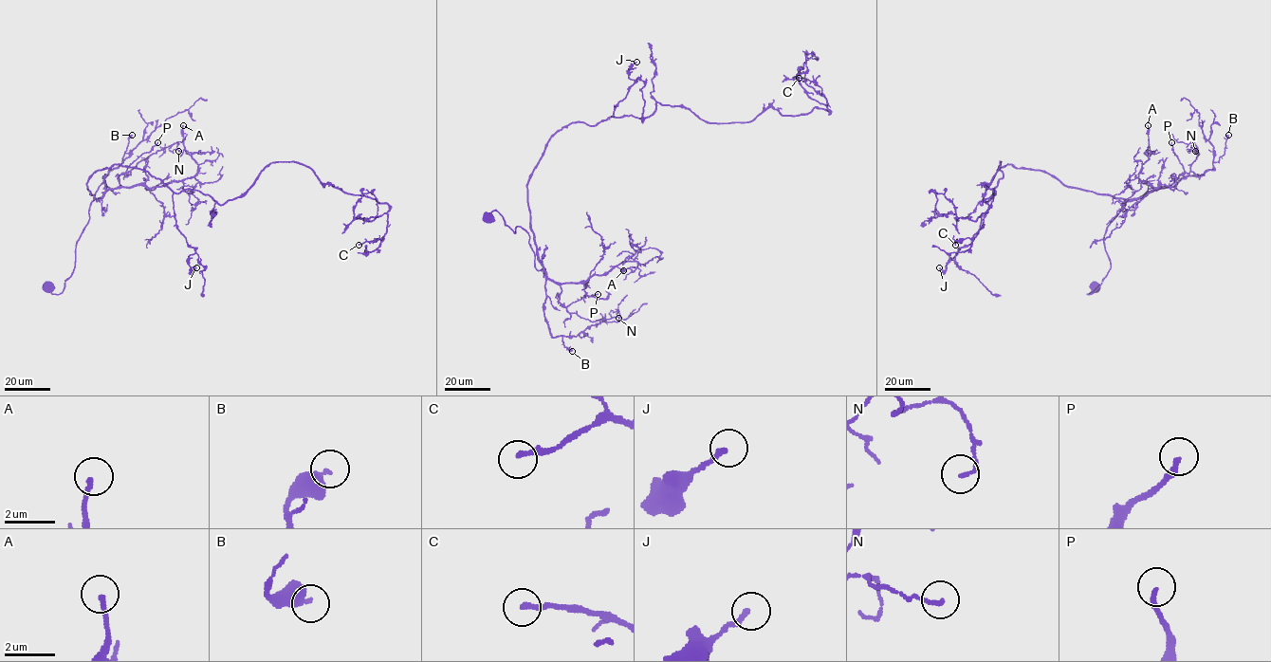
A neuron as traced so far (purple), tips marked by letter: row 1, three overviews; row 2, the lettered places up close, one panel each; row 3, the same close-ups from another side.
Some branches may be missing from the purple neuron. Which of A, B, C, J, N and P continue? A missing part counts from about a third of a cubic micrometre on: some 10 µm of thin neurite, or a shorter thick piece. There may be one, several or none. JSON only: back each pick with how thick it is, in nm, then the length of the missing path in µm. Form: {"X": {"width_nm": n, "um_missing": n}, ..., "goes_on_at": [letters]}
{"C": {"width_nm": 200, "um_missing": 8}, "P": {"width_nm": 220, "um_missing": 15}, "goes_on_at": ["C", "P"]}

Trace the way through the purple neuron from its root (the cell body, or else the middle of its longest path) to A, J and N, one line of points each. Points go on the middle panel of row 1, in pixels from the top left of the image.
A: (489, 218), (496, 211), (515, 232), (524, 229), (535, 266), (555, 282), (585, 283), (637, 262), (623, 270)
J: (489, 218), (496, 211), (528, 233), (544, 276), (528, 178), (558, 131), (613, 117), (636, 62)
N: (489, 218), (496, 211), (515, 232), (519, 226), (528, 233), (535, 266), (560, 285), (569, 313), (618, 318)

